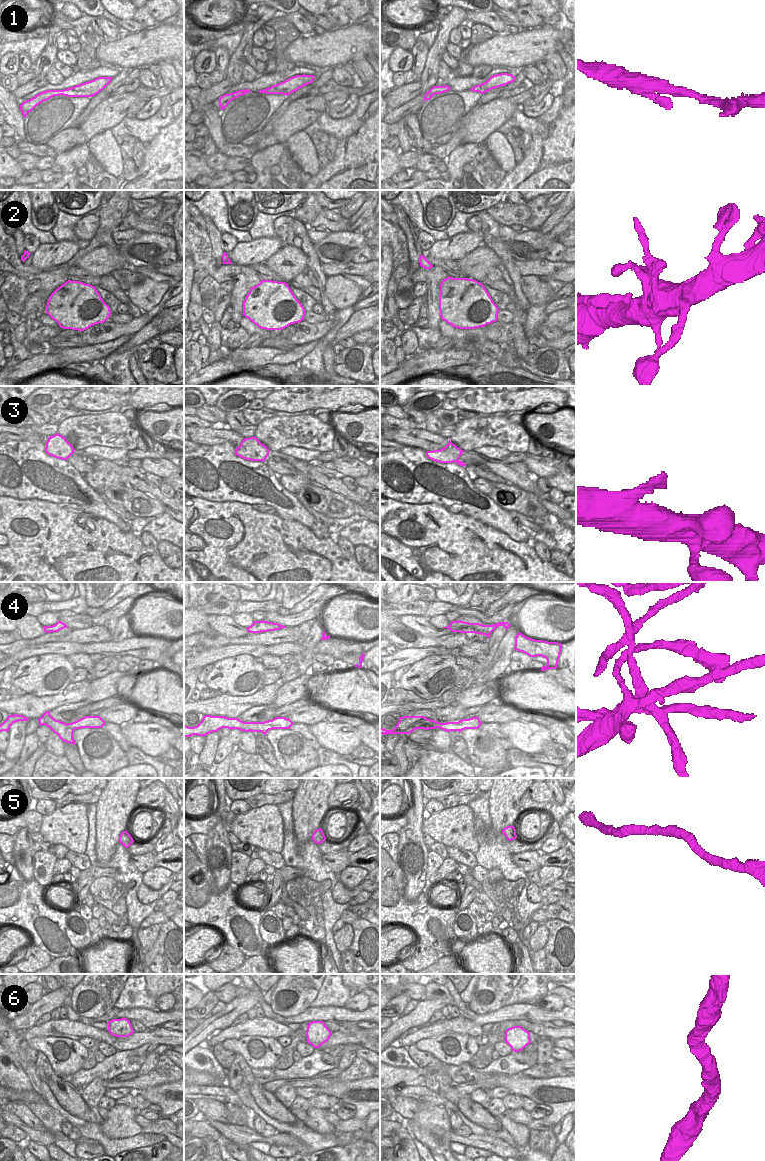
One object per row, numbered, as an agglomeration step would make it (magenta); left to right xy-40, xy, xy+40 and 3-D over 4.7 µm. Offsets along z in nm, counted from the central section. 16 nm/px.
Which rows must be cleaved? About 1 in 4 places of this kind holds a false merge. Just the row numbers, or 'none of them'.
4.

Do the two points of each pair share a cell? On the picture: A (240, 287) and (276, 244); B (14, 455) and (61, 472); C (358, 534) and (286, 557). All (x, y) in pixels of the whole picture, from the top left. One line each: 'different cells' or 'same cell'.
A: different cells
B: same cell
C: different cells

